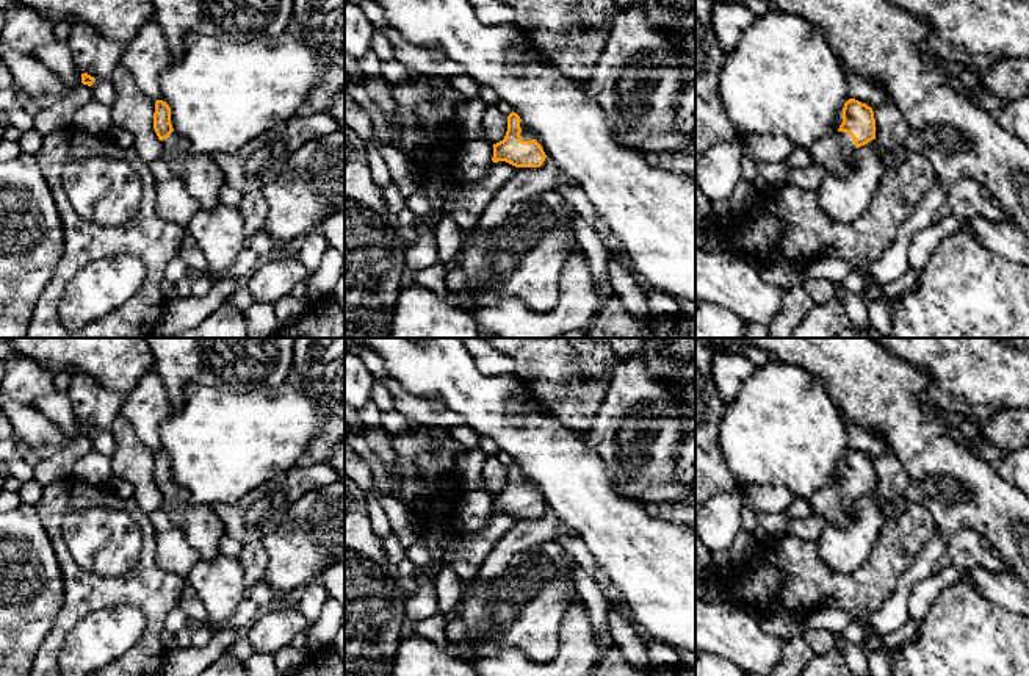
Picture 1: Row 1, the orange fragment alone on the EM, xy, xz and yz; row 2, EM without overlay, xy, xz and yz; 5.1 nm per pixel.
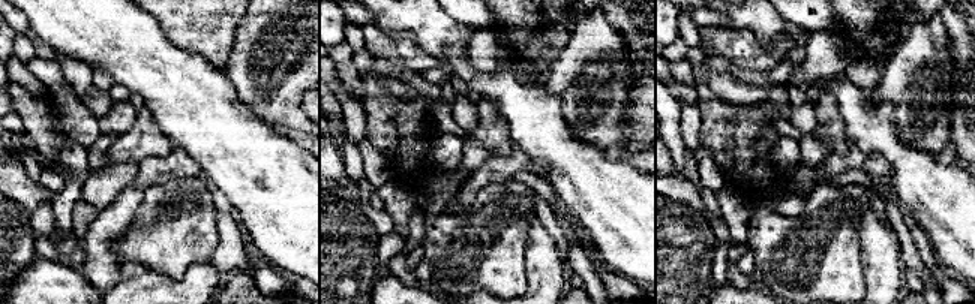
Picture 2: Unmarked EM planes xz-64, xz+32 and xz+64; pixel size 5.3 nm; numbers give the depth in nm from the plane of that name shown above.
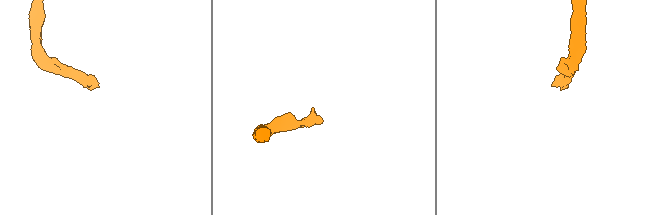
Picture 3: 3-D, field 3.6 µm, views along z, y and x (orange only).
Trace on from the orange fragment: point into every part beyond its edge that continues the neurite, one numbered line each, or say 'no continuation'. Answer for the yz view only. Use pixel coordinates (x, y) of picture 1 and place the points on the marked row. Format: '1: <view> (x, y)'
1: yz (834, 152)

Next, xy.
1: xy (202, 177)

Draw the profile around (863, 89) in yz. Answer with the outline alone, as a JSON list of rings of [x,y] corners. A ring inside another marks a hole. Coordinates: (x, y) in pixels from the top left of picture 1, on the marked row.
[[[844,67],[844,74],[849,81],[849,95],[861,103],[866,103],[871,108],[876,108],[882,103],[890,102],[886,92],[872,80],[860,77],[852,72],[849,67]]]

